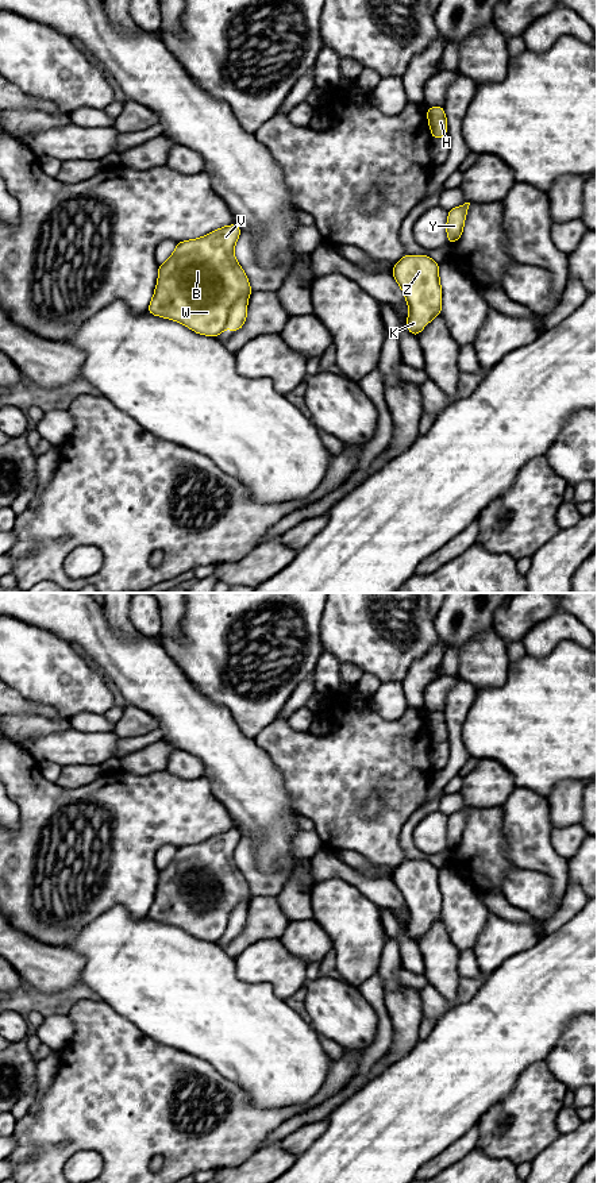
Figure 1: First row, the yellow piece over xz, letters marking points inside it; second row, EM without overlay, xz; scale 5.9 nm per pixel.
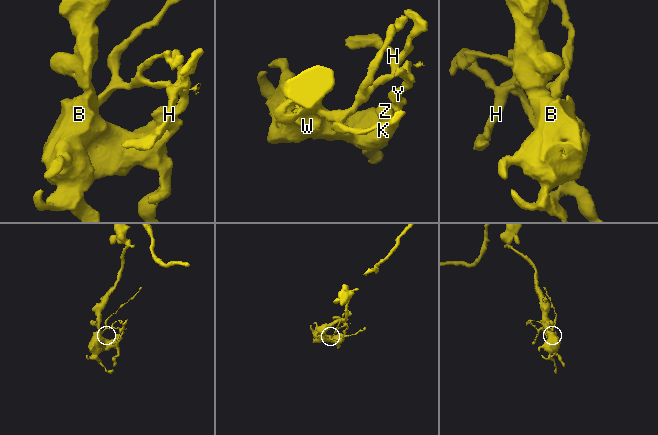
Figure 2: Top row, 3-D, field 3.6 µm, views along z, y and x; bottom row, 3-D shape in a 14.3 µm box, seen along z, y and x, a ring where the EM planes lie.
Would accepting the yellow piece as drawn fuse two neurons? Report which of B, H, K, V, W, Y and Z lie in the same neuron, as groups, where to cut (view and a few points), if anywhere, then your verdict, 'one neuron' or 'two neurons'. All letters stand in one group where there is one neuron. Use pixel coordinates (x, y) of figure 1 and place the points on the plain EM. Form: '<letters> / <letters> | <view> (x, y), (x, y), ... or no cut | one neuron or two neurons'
B K V W Y Z / H | xz (246, 900), (242, 900), (231, 912), (224, 931) | two neurons

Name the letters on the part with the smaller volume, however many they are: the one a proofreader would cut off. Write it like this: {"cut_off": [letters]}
{"cut_off": ["H"]}

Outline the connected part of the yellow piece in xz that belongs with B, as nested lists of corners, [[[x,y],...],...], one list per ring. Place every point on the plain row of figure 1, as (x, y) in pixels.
[[[230,829],[199,844],[178,847],[173,860],[158,871],[158,887],[147,917],[181,928],[199,940],[217,943],[227,930],[231,912],[239,902],[253,898],[234,860],[240,839],[238,829]]]

